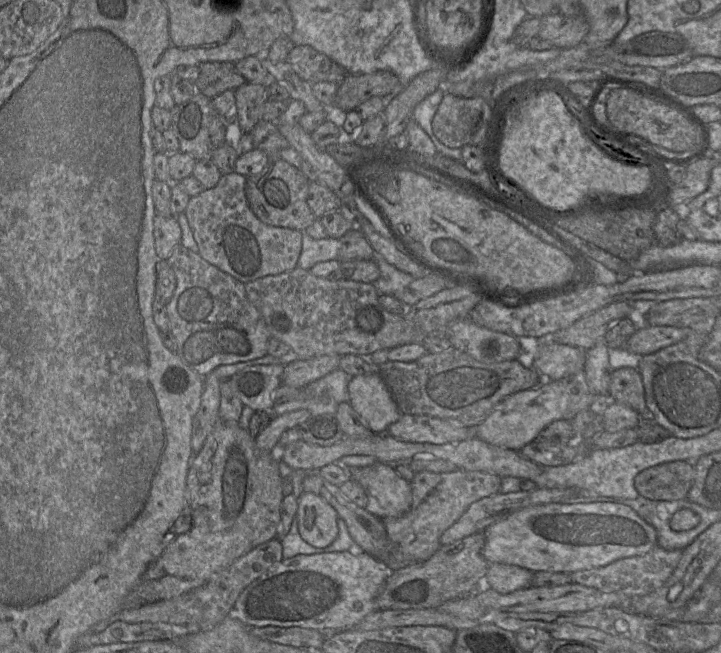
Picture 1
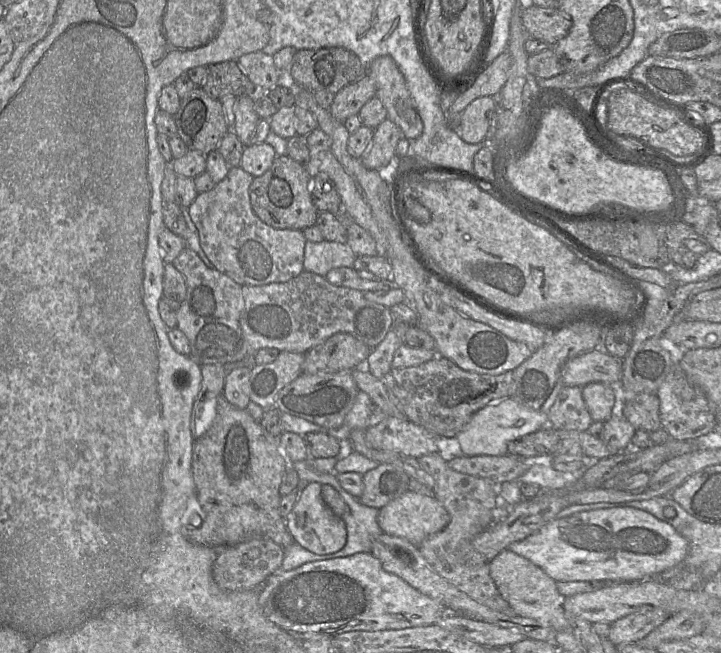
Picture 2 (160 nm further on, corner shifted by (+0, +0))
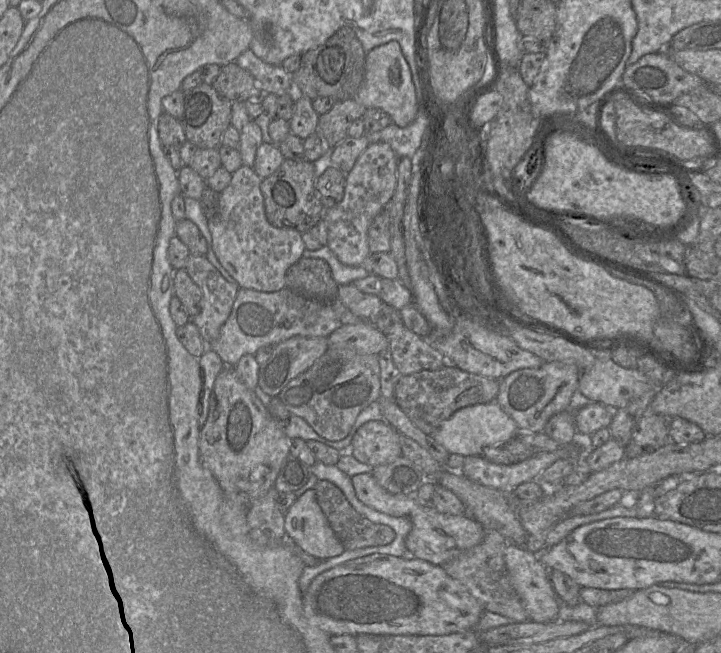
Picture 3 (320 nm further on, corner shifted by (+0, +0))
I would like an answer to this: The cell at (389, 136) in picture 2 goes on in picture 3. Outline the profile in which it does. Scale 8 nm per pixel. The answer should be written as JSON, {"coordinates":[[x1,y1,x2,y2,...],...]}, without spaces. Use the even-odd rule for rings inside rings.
{"coordinates":[[385,142,369,144,345,175,342,200,332,208,324,209,322,219,327,229,327,246,342,264,360,266,370,254,368,230,395,192,397,163,398,157,390,145]]}

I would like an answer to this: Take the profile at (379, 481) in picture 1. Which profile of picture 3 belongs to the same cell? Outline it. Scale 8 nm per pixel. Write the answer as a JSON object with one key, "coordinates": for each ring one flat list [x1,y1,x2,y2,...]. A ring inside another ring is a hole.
{"coordinates":[[421,503,409,516,412,529,405,539,407,551,415,558,442,565,462,551,483,541,484,528,468,515,449,515,438,512,431,504]]}

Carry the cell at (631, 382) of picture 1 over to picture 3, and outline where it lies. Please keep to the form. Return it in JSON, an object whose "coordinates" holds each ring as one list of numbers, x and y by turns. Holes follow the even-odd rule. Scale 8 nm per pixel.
{"coordinates":[[648,410,635,425,632,441,653,450,664,446,669,441,668,420]]}

